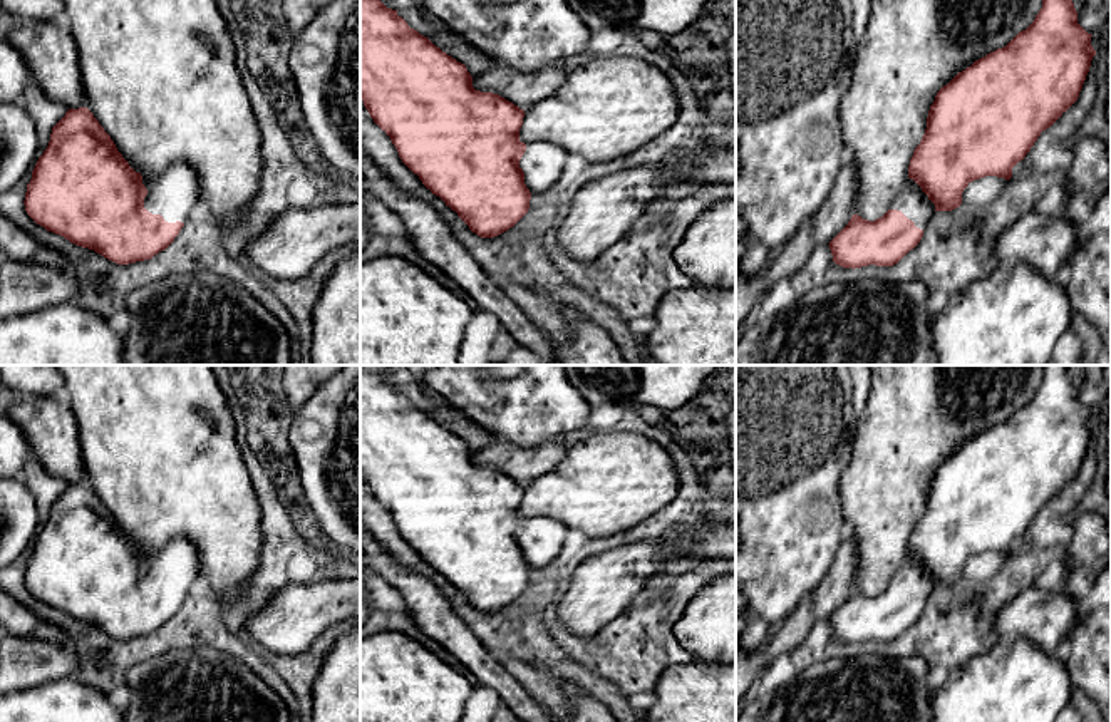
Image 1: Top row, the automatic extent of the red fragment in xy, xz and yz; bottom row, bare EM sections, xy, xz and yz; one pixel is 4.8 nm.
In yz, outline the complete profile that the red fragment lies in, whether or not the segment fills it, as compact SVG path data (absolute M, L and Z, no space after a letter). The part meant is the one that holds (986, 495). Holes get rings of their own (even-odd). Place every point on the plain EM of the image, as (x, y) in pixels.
M1044 365L1042 384L1026 405L1019 407L1005 422L975 436L937 467L928 486L925 509L910 534L908 553L891 576L890 585L875 596L853 590L828 620L833 637L853 645L868 640L893 642L920 618L935 586L952 586L962 580L962 568L972 556L985 551L1009 556L1012 543L1026 533L1041 508L1051 503L1077 476L1091 436L1096 431L1091 412L1077 399L1071 365Z

